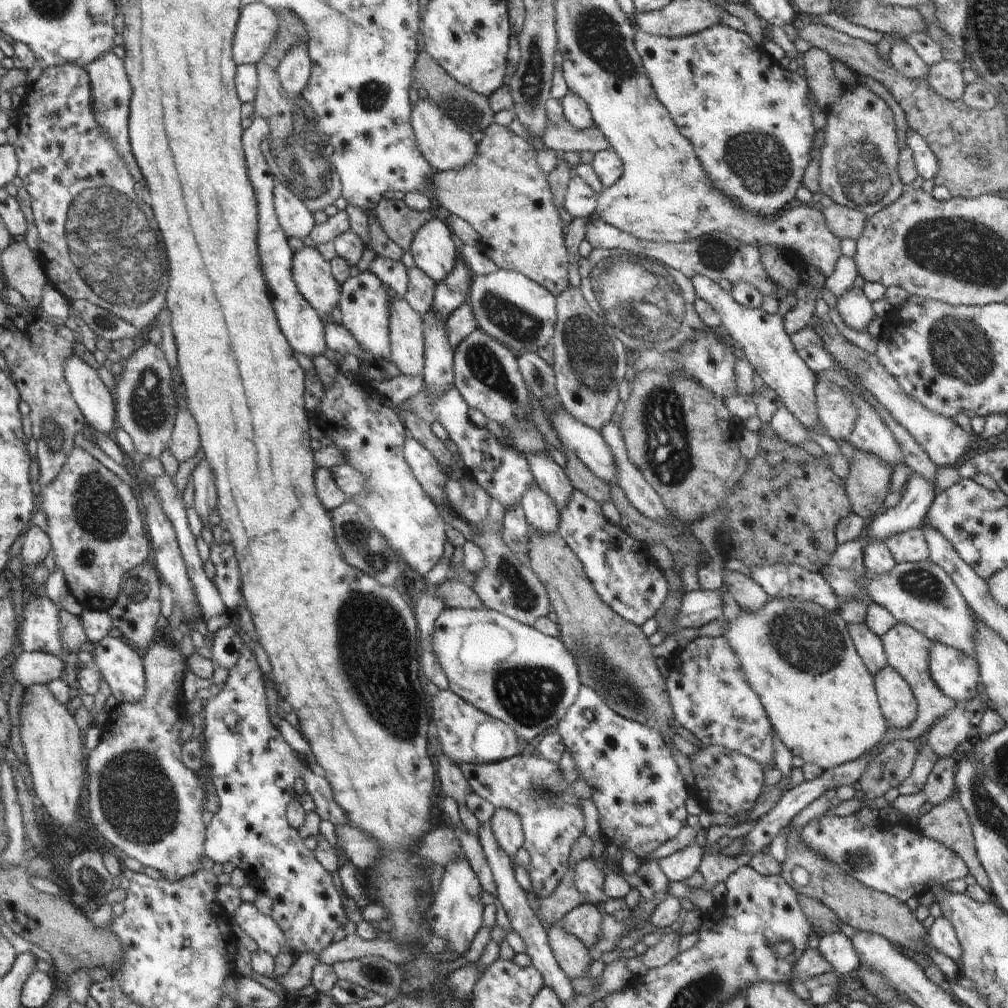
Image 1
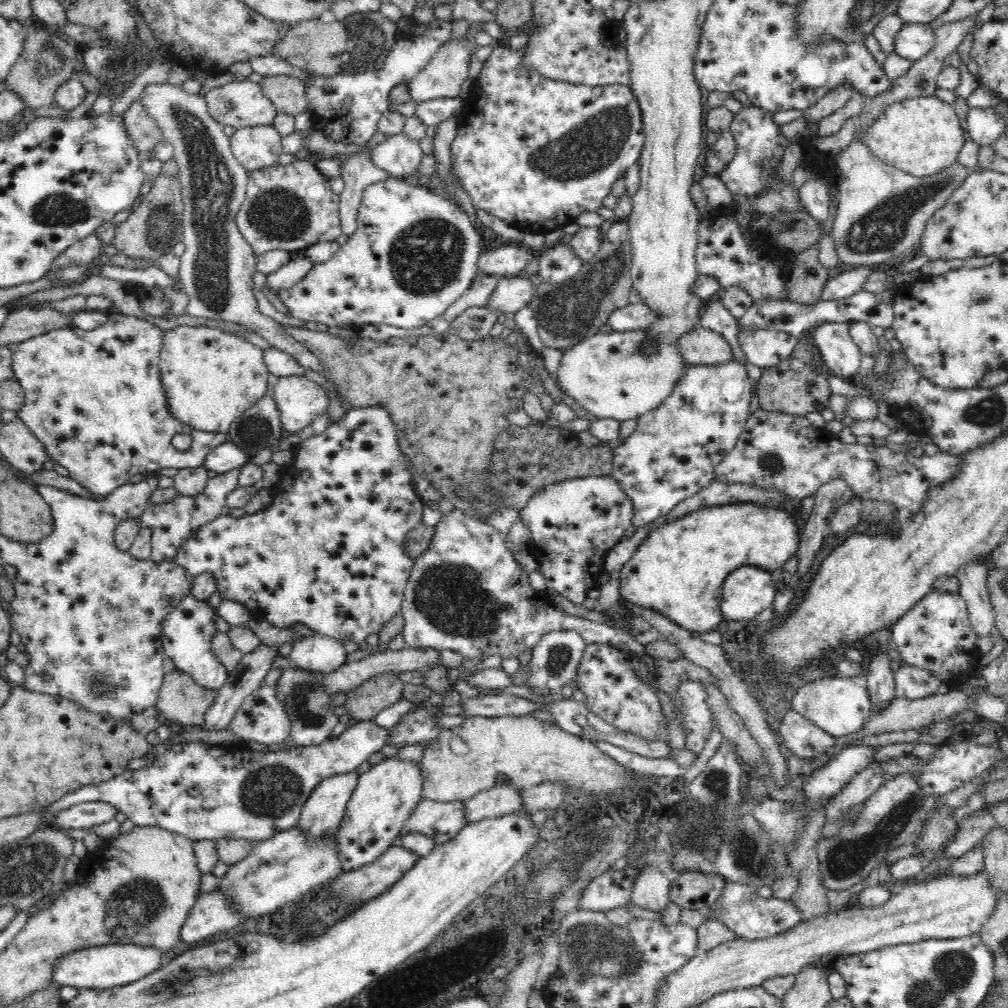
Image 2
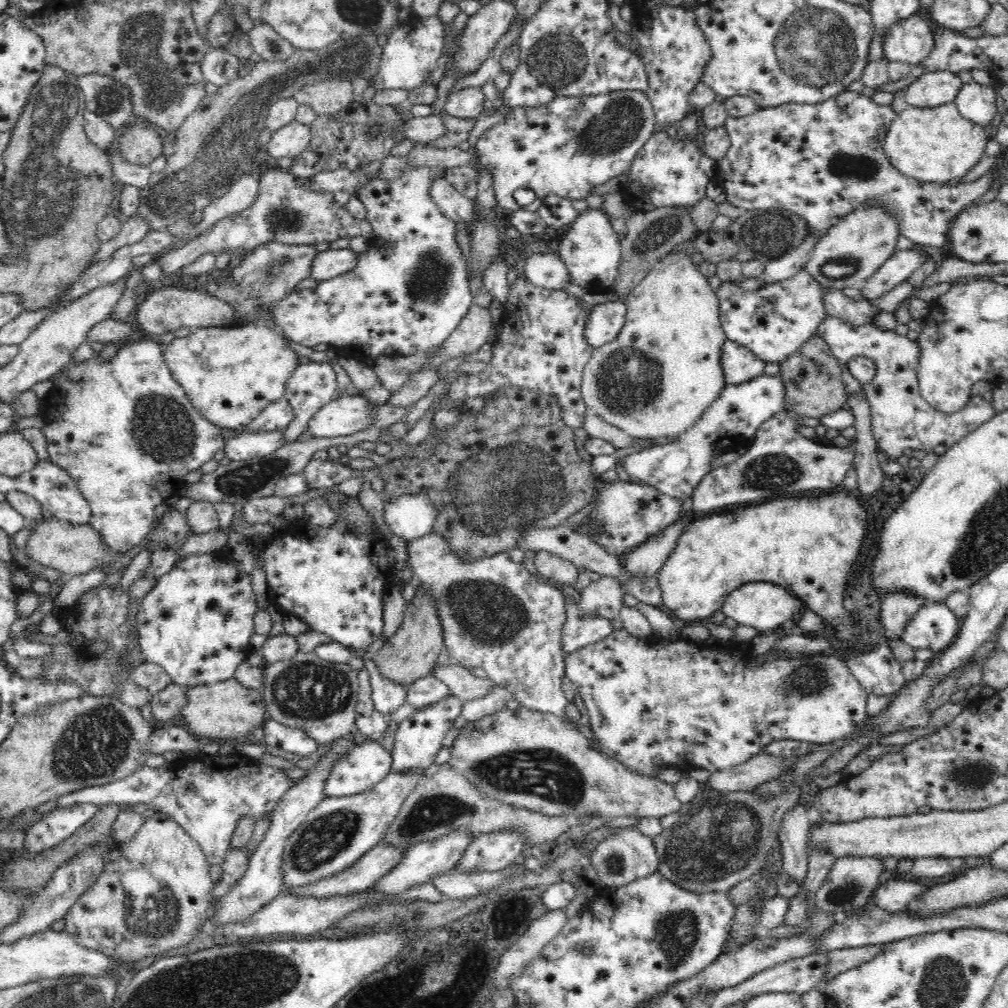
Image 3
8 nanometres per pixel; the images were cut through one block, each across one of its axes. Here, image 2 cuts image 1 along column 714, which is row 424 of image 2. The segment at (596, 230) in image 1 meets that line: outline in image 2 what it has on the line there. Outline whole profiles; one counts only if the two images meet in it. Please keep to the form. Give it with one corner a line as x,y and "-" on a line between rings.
269,372
268,391
254,405
245,410
234,423
231,424
227,440
237,444
250,457
256,452
269,448
285,436
280,422
280,411
274,401
272,391
279,382
278,376

